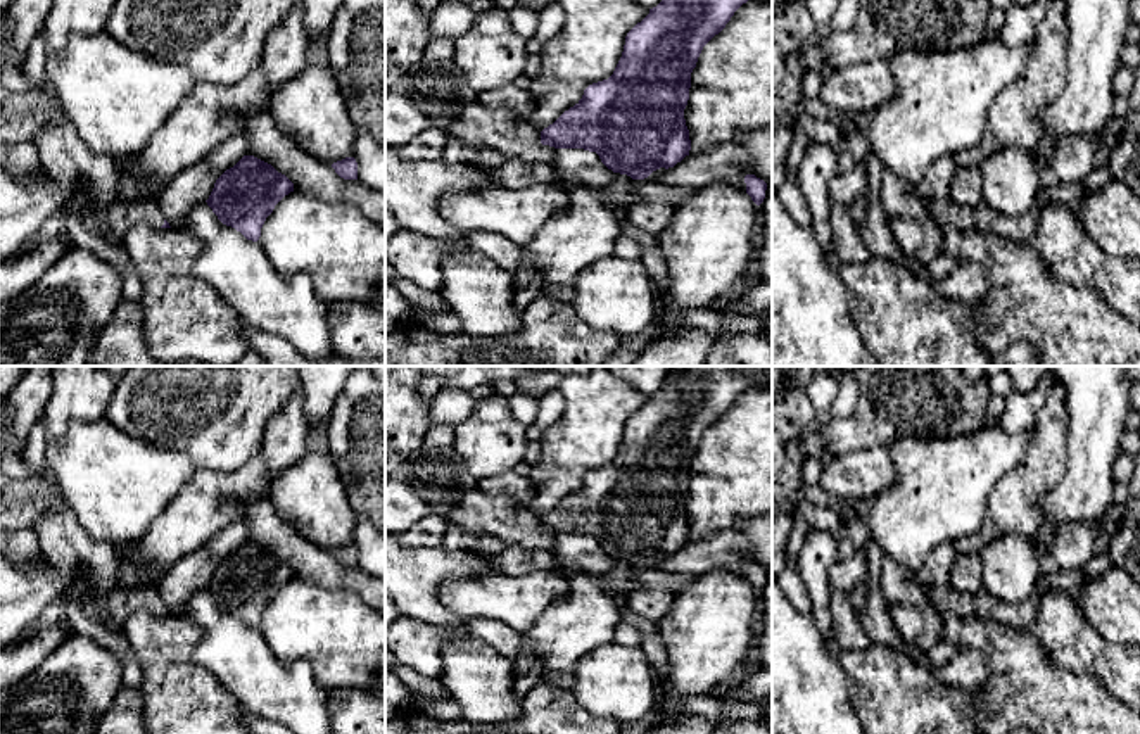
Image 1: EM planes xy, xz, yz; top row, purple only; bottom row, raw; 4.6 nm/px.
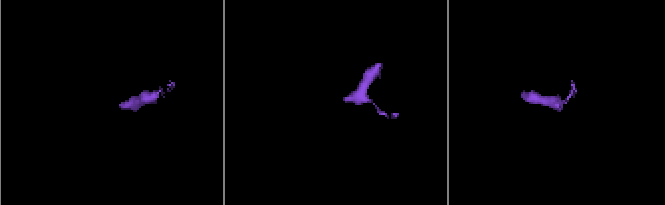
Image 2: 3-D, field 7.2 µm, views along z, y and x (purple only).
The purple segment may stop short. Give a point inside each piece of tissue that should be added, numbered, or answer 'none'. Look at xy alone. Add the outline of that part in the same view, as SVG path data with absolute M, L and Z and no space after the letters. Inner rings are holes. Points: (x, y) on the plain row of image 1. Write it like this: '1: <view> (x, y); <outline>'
1: xy (121, 603); M155 584L142 587L114 587L104 606L81 603L81 611L104 623L111 630L121 630L121 625L138 610L161 615L164 611L162 598Z

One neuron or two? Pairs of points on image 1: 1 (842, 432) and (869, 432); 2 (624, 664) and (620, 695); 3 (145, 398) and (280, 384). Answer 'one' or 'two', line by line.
1: one
2: one
3: one

